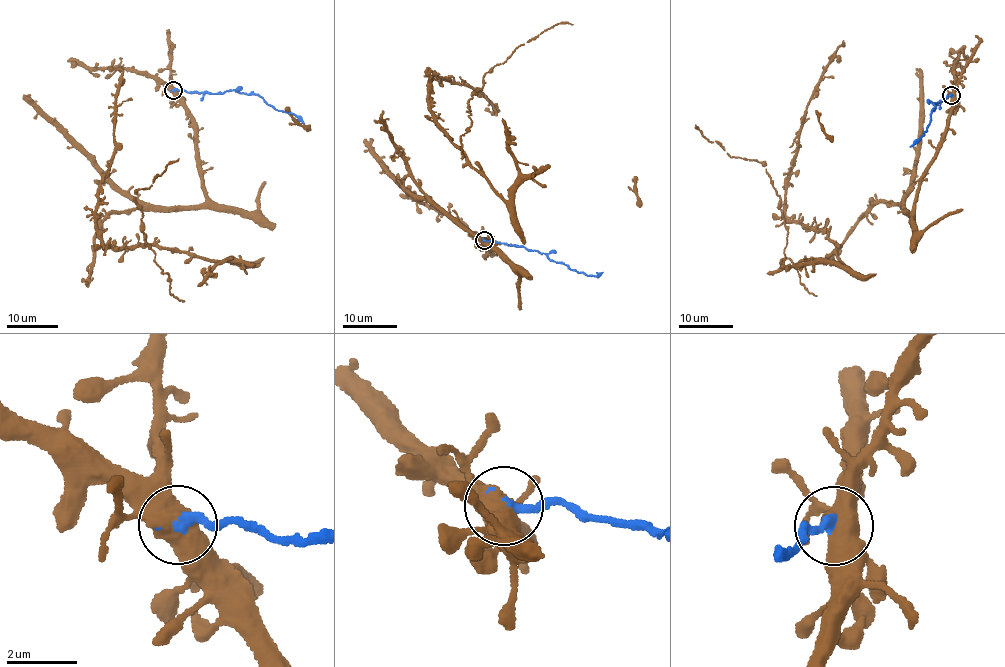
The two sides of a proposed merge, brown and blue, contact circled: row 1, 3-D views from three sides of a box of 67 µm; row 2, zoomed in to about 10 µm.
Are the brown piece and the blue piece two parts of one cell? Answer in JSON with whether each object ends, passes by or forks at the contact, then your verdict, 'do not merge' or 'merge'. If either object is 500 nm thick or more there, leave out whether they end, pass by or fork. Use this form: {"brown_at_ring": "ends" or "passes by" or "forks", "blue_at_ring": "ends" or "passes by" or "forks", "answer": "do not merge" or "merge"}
{"answer": "do not merge"}

